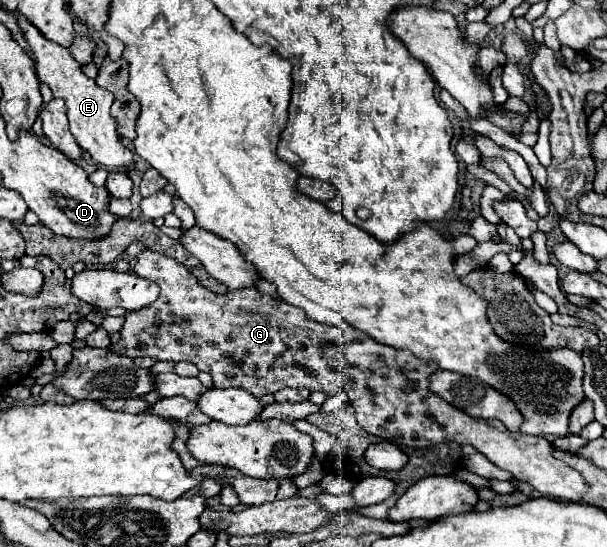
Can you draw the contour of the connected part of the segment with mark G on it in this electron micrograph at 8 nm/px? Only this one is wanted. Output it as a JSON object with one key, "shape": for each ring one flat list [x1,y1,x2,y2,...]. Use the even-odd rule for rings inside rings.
{"shape":[[147,248,147,250,141,250,141,252,137,254,133,272,135,272,137,276,147,278,147,280,151,280,151,282,155,282,155,284,159,286,159,300,155,300,155,304,149,304,147,308,141,308,141,312,129,312,129,314,125,314,125,324,123,324,123,328,119,330,121,336,119,336,117,342,111,344,109,352,115,352,115,354,119,354,119,356,121,356,121,354,127,354,129,358,145,358,145,356,149,356,149,358,155,358,155,360,173,360,173,362,181,362,181,360,185,360,185,362,193,362,201,372,209,372,209,374,213,376,213,384,215,384,215,388,243,388,243,390,247,390,249,394,253,394,255,398,265,396,265,394,273,394,273,392,277,392,277,390,281,390,281,388,307,388,307,390,311,390,311,392,317,392,317,390,319,390,319,392,325,392,327,396,333,396,333,394,337,394,339,390,345,390,345,392,349,394,349,400,351,400,355,412,357,412,357,422,359,422,359,426,363,426,369,434,379,436,379,438,383,438,383,440,387,440,387,442,393,442,393,444,397,444,397,446,407,446,407,448,425,448,425,446,439,444,439,442,447,442,447,440,449,440,449,442,457,442,457,444,471,444,471,446,477,448,481,454,485,454,495,466,499,466,499,468,511,472,511,476,513,476,515,480,521,480,521,482,531,484,535,490,539,490,539,492,541,492,543,496,547,496,547,498,567,500,567,502,581,502,583,496,585,496,585,492,587,492,587,484,585,484,583,476,581,476,575,468,567,466,565,462,561,462,561,460,557,460,557,458,553,456,553,446,551,446,549,440,545,440,545,438,541,438,541,436,523,436,521,432,511,432,511,430,505,428,505,424,501,424,501,420,471,418,471,416,467,416,465,412,461,412,461,410,453,408,451,404,447,404,447,402,445,402,443,398,439,398,437,394,431,394,431,392,429,392,429,376,437,370,433,362,427,364,427,362,415,358,411,352,395,350,395,348,387,348,385,344,377,344,373,338,369,338,367,334,363,334,363,332,351,328,351,326,347,326,347,328,343,330,343,328,337,328,337,326,317,324,317,322,309,320,301,308,291,306,291,304,283,302,281,298,273,298,273,296,269,296,269,294,263,294,263,292,259,292,257,288,239,288,239,292,215,294,215,292,203,288,203,286,195,280,195,276,191,276,191,272,189,272,183,264,179,264,177,260,167,258,167,256,159,254,159,252,151,252,149,248]]}

